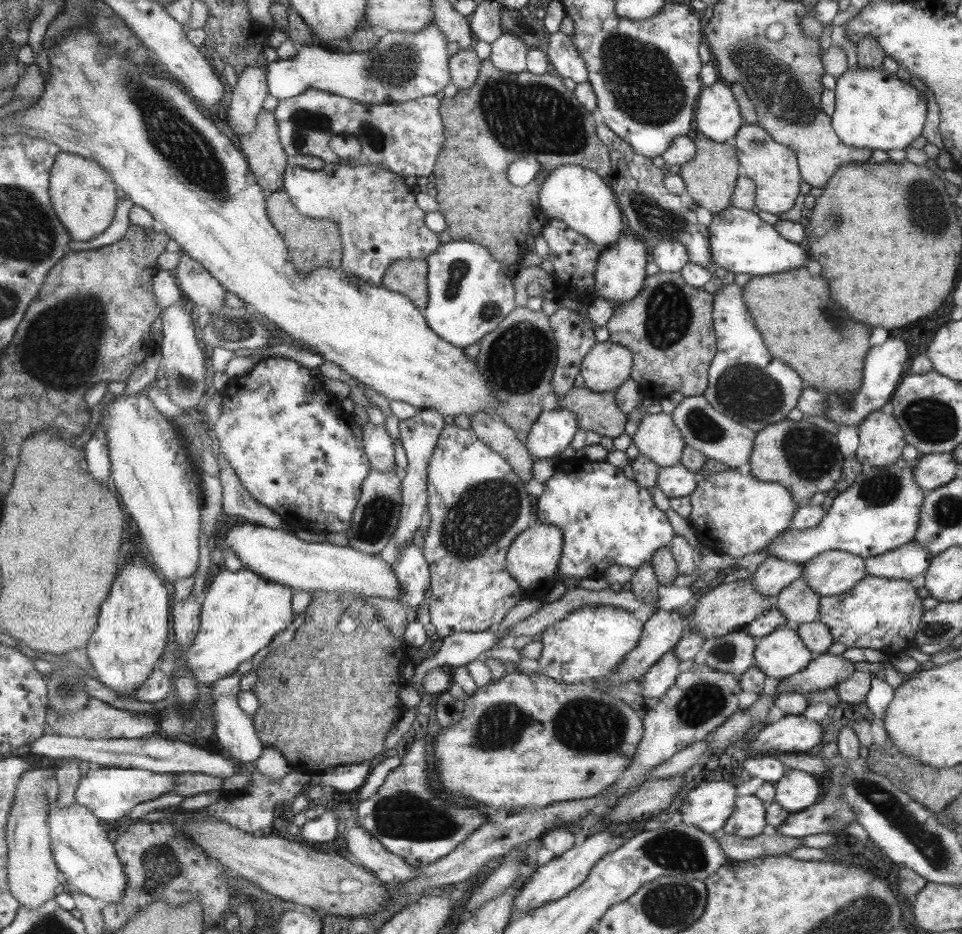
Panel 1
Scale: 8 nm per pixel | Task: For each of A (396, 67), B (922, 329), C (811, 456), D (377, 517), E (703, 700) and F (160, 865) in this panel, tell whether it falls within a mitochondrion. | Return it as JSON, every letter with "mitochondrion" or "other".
{"A":"mitochondrion","B":"other","C":"mitochondrion","D":"mitochondrion","E":"mitochondrion","F":"mitochondrion"}

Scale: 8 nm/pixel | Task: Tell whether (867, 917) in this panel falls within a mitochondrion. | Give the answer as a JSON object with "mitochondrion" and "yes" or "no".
{"mitochondrion":"yes"}

